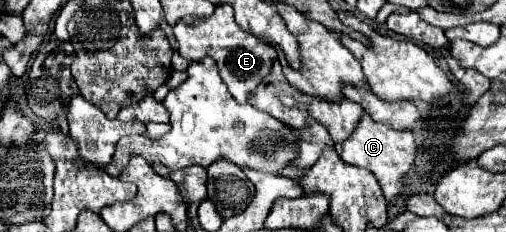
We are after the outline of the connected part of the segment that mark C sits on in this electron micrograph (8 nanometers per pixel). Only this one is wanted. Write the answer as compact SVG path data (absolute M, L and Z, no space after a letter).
M363 112L361 120L357 122L357 128L353 130L353 136L349 136L349 140L345 140L343 152L341 152L341 160L359 168L367 168L375 174L379 186L383 188L383 196L387 200L395 200L403 188L403 176L411 170L415 154L417 154L417 146L415 146L415 138L409 130L395 130L389 128L387 124L377 124L367 112Z

